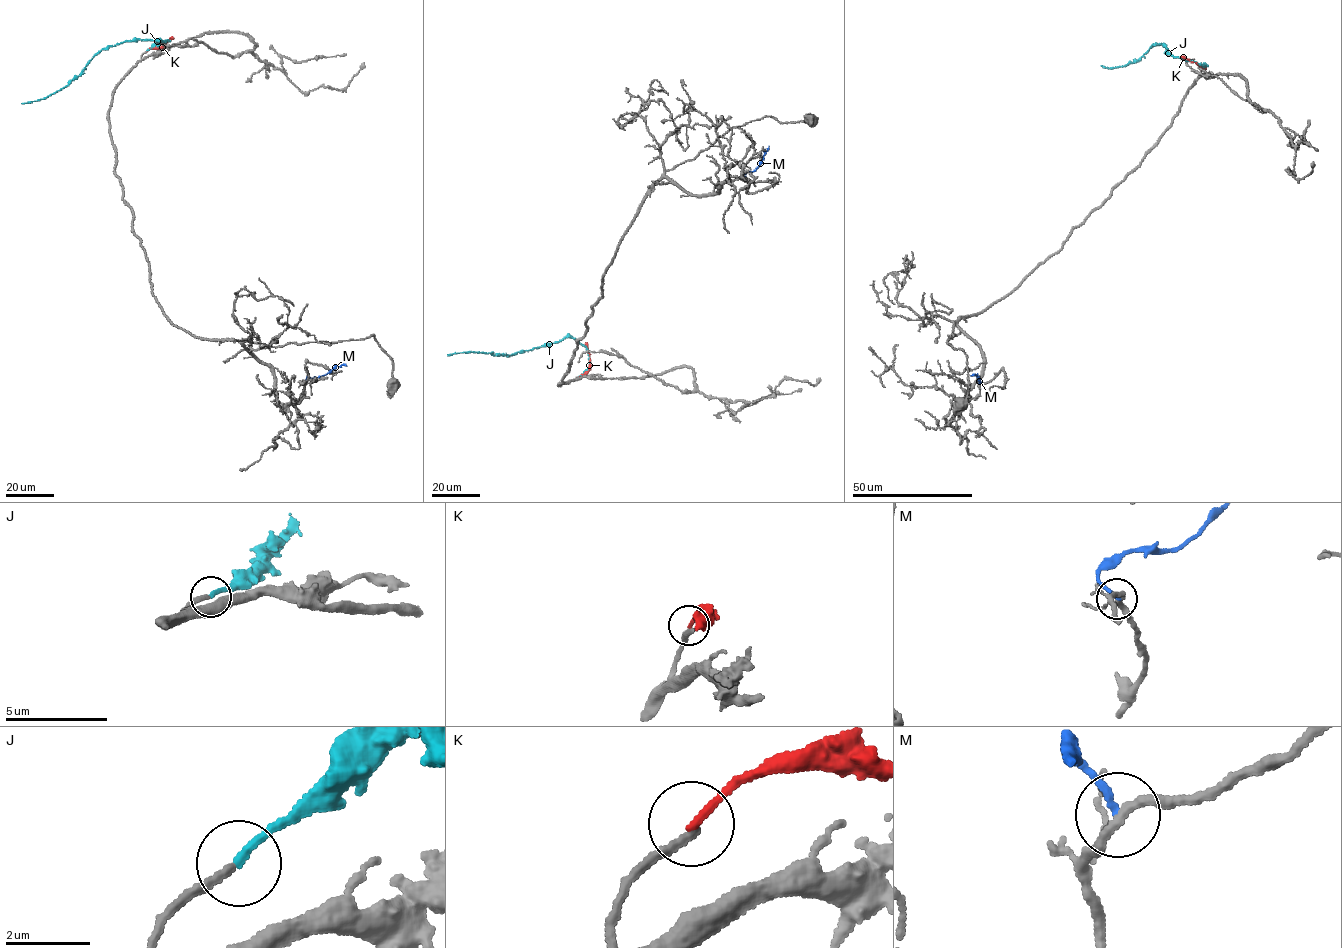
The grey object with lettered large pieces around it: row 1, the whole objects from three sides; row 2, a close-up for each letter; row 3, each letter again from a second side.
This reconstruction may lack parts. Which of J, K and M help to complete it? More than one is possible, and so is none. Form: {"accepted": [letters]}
{"accepted": ["J"]}

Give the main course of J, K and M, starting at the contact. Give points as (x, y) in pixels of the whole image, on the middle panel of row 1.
J: (579, 377), (589, 366), (587, 348), (569, 336), (508, 356), (470, 352), (448, 355)
K: (578, 377), (585, 375), (590, 364), (586, 342)
M: (746, 178), (744, 174), (758, 168), (769, 146)

